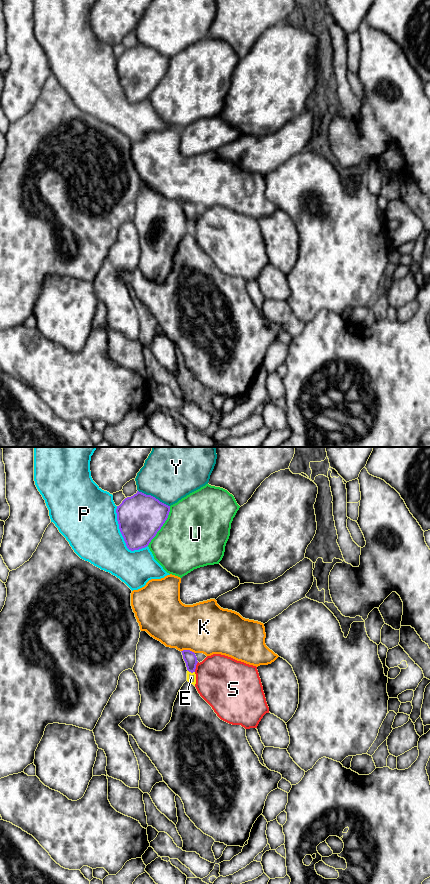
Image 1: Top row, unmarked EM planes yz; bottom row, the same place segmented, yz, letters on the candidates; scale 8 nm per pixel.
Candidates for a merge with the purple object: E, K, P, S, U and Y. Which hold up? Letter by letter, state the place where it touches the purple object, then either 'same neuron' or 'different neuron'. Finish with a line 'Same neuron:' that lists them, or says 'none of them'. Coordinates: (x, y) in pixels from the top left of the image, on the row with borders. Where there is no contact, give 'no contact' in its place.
E: yz (191, 672) | same neuron
K: yz (188, 650) | different neuron
P: yz (122, 535) | different neuron
S: yz (195, 667) | different neuron
U: yz (162, 525) | different neuron
Y: yz (154, 497) | different neuron
Same neuron: E

